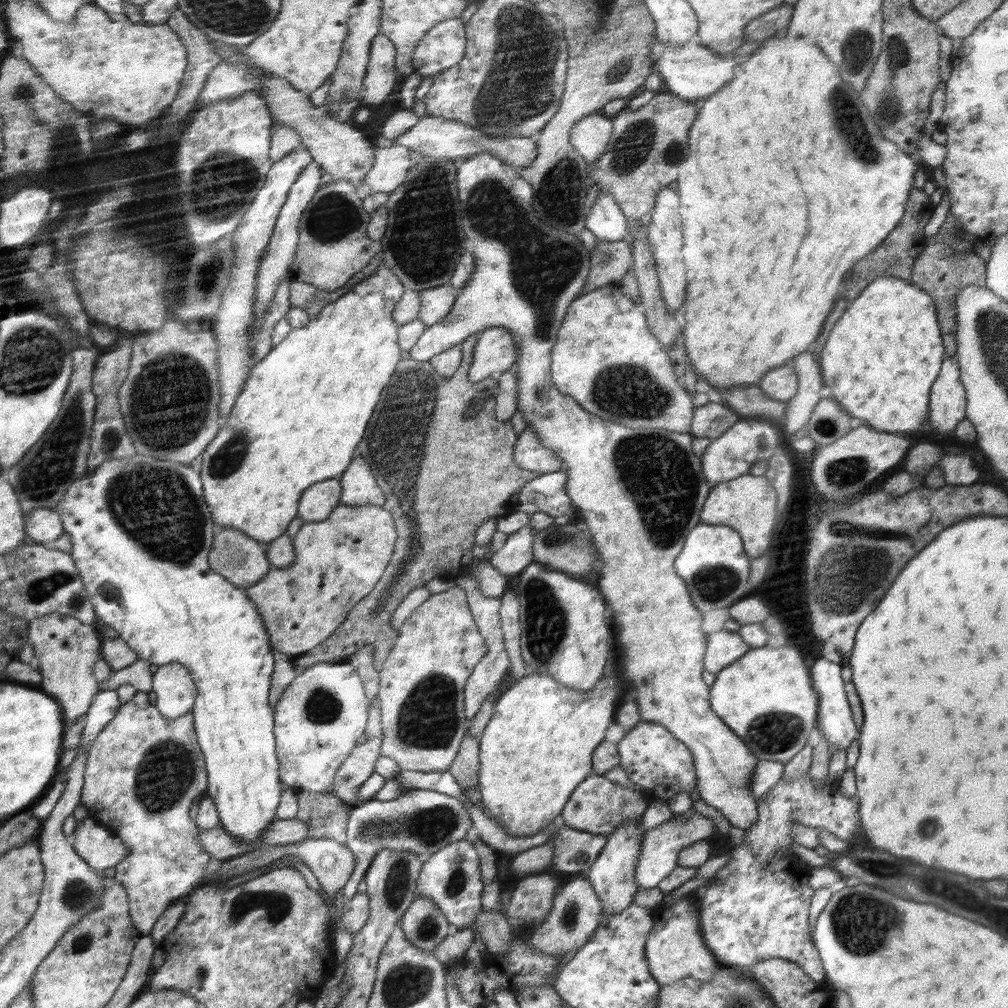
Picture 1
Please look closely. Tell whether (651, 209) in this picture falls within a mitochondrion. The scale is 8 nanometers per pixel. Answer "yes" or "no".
no

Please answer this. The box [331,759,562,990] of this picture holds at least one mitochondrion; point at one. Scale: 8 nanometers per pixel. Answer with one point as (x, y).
(428, 826)

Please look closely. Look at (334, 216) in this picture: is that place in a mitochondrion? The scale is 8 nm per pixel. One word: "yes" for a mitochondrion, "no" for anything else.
yes

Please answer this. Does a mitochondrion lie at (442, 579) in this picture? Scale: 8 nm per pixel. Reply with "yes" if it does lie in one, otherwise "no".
no

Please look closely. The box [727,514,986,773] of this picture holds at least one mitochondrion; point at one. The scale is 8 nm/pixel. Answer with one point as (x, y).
(839, 586)

